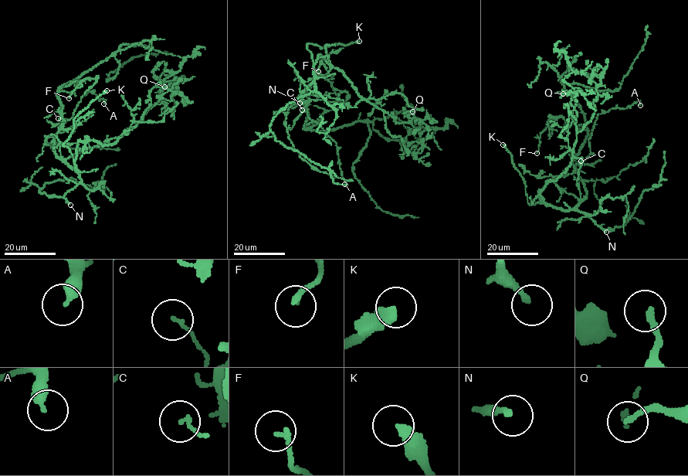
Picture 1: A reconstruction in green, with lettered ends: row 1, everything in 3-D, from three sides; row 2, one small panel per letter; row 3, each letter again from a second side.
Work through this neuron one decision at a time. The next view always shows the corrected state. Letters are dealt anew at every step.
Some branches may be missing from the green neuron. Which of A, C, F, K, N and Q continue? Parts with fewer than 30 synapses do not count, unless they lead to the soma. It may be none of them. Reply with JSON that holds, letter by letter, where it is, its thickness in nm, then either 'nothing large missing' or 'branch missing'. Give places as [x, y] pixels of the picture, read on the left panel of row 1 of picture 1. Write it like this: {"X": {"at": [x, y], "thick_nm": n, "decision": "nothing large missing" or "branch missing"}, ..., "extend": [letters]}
{"A": {"at": [103, 103], "thick_nm": 360, "decision": "nothing large missing"}, "C": {"at": [58, 118], "thick_nm": 120, "decision": "nothing large missing"}, "F": {"at": [69, 98], "thick_nm": 200, "decision": "nothing large missing"}, "K": {"at": [106, 90], "thick_nm": 360, "decision": "branch missing"}, "N": {"at": [70, 205], "thick_nm": 200, "decision": "nothing large missing"}, "Q": {"at": [164, 86], "thick_nm": 180, "decision": "branch missing"}, "extend": ["K", "Q"]}

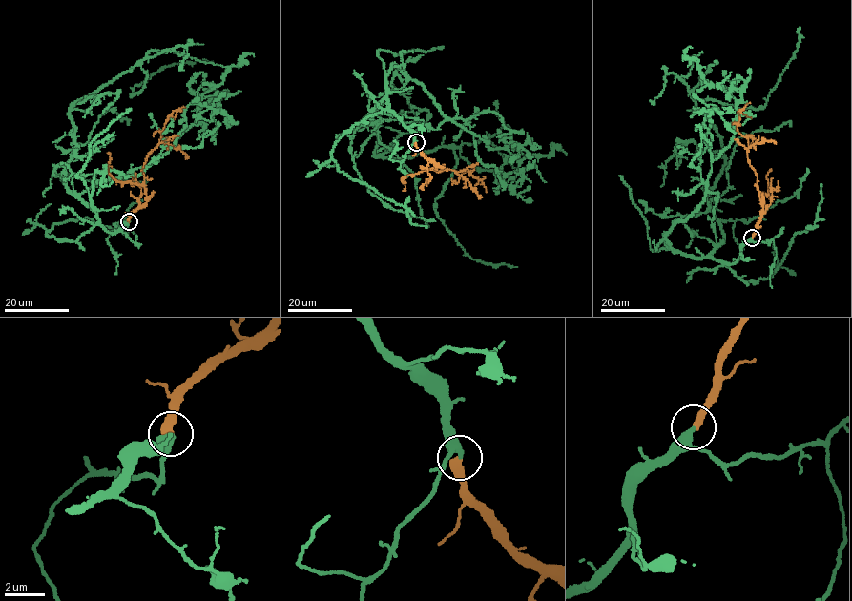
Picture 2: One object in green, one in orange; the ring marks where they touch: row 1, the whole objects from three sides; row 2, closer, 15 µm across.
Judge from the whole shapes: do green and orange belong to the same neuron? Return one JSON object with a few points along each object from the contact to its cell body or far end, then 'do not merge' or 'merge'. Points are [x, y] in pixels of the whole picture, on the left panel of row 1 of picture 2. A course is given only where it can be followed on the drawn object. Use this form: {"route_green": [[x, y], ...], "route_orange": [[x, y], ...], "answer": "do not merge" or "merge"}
{"route_green": [[129, 220], [107, 230], [67, 186], [70, 111], [139, 65], [147, 76], [132, 96], [166, 67], [213, 61]], "route_orange": [[129, 220], [131, 212], [146, 201], [142, 168], [148, 155], [159, 142], [167, 117], [185, 107]], "answer": "merge"}

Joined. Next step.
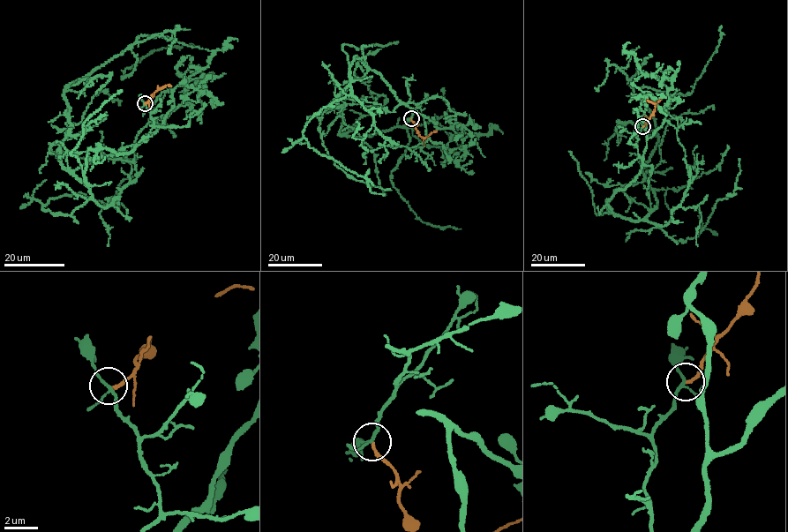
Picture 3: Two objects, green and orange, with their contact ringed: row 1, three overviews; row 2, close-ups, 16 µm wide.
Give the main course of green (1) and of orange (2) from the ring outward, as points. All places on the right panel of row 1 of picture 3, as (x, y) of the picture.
1: (642, 126), (650, 210), (642, 168), (658, 138), (633, 86), (691, 93), (721, 25)
2: (642, 126), (656, 105), (647, 100)

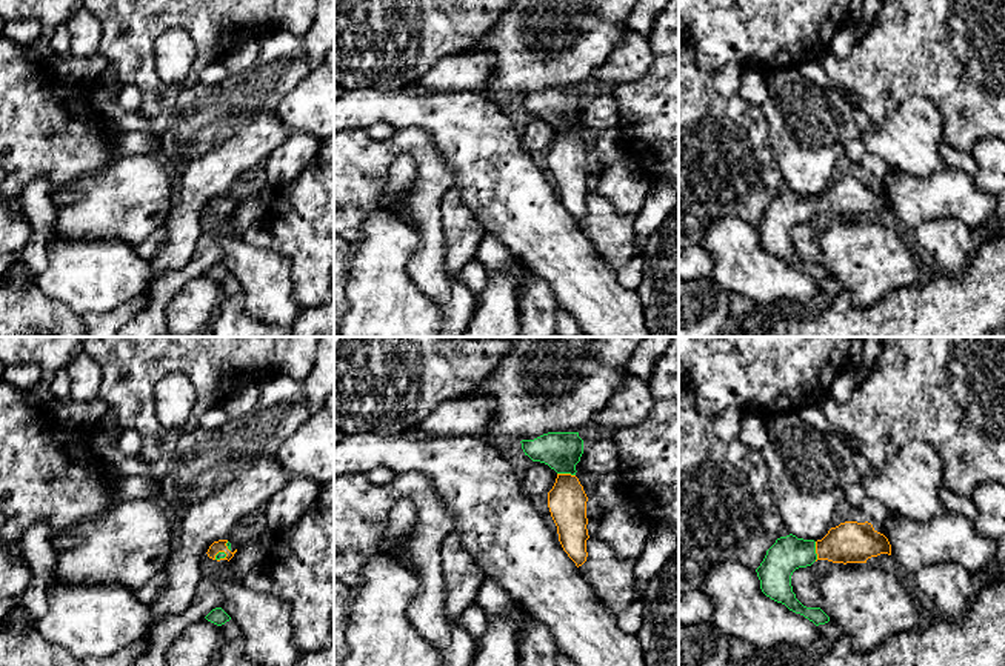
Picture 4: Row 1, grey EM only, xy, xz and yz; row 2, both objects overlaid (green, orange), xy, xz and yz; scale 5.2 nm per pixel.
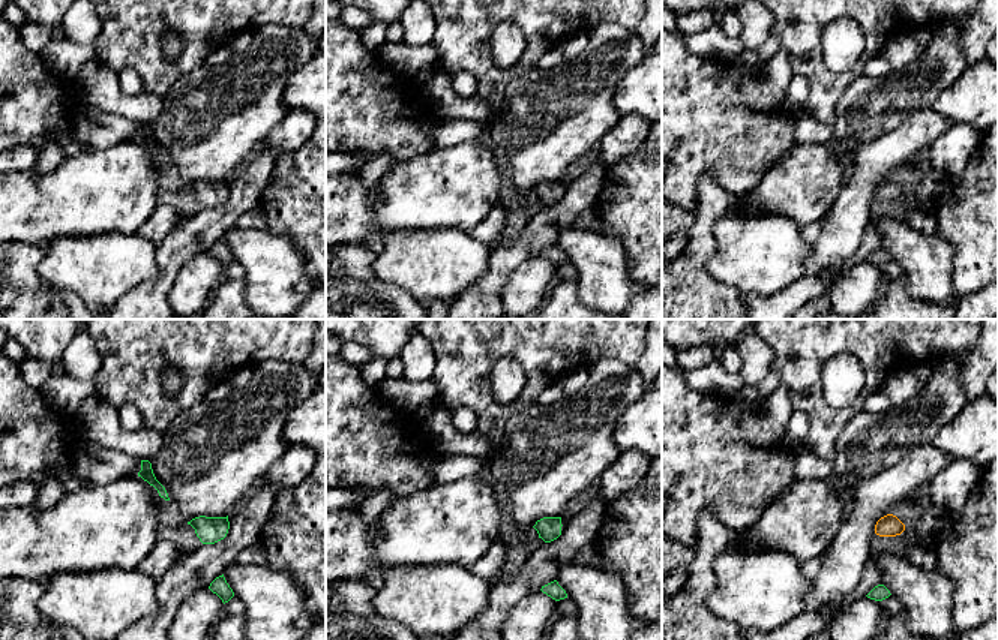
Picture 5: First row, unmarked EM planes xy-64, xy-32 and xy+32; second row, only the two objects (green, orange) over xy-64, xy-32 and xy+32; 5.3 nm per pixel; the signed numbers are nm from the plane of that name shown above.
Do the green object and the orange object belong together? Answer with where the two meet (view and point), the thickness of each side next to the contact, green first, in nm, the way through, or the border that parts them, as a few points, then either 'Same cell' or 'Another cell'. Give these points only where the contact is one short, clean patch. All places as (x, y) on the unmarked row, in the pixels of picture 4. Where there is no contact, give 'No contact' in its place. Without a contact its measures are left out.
Touches green at yz (814, 206). Thickness 180 nm (green) against 220 nm. Path across: yz (787, 209), (814, 206), (850, 197). Same cell

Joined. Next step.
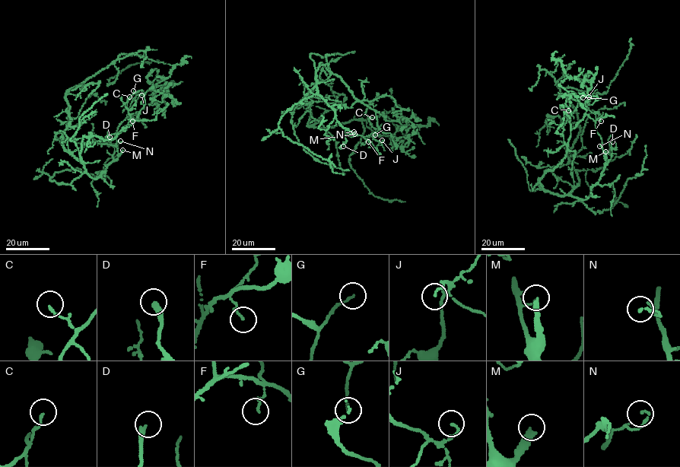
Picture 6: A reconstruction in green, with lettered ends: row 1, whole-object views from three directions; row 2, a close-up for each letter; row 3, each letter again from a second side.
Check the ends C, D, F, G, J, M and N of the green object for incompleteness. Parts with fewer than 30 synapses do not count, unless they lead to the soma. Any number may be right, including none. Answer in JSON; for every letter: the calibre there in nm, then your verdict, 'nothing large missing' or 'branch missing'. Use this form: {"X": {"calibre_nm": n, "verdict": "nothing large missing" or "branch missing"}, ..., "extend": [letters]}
{"C": {"calibre_nm": 130, "verdict": "nothing large missing"}, "D": {"calibre_nm": 280, "verdict": "nothing large missing"}, "F": {"calibre_nm": 120, "verdict": "nothing large missing"}, "G": {"calibre_nm": 130, "verdict": "nothing large missing"}, "J": {"calibre_nm": 120, "verdict": "nothing large missing"}, "M": {"calibre_nm": 280, "verdict": "branch missing"}, "N": {"calibre_nm": 100, "verdict": "nothing large missing"}, "extend": ["M"]}

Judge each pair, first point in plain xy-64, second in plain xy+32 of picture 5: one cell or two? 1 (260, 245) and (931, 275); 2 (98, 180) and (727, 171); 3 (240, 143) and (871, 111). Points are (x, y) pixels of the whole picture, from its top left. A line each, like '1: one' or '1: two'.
1: one
2: two
3: one

